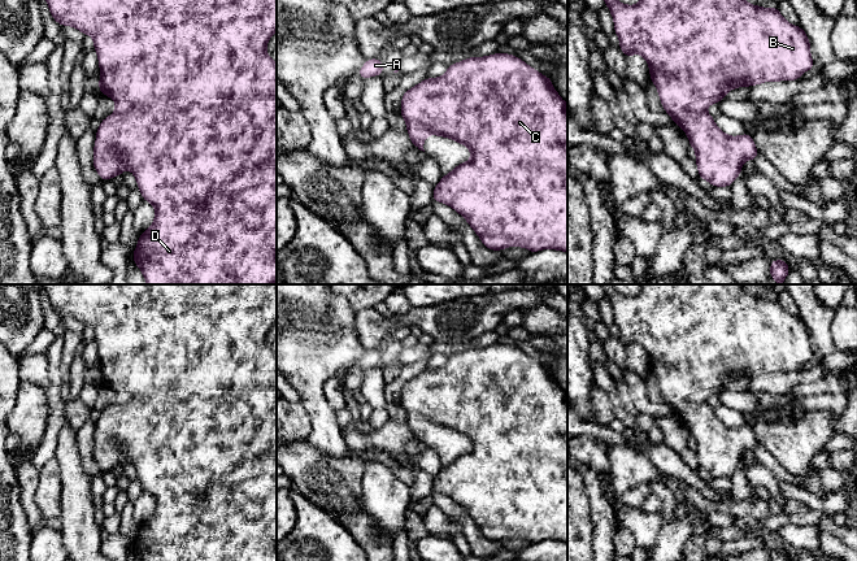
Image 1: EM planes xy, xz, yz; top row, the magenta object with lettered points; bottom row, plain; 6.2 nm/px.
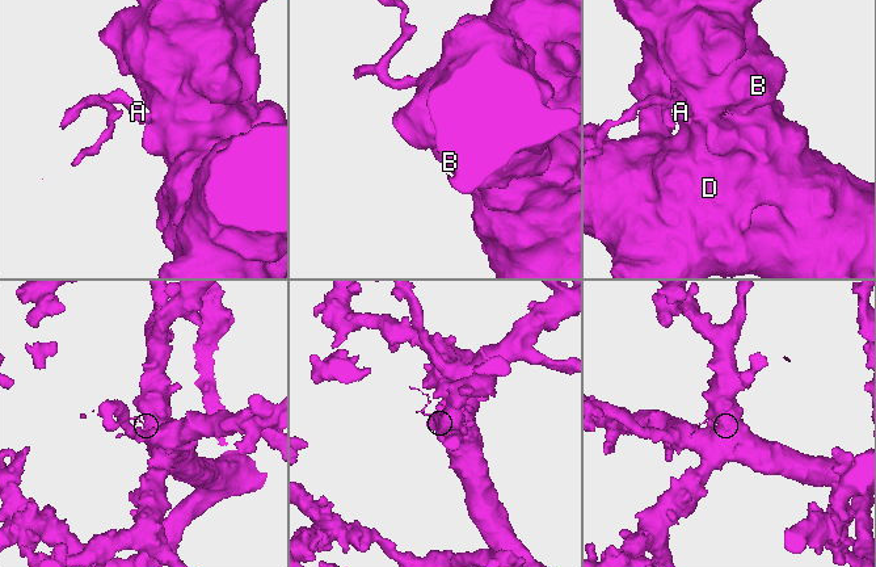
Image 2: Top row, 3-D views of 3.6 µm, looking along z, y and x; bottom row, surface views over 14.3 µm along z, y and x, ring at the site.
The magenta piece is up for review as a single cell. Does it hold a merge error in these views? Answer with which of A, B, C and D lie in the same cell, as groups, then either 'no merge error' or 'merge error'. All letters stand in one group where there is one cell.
A B C D | no merge error

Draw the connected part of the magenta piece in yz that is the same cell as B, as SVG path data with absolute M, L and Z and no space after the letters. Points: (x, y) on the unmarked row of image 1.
M613 284L601 287L612 304L619 340L627 349L639 344L648 353L651 371L657 378L665 403L684 421L691 439L696 443L699 468L712 477L730 478L741 465L741 456L747 451L754 452L758 442L749 425L730 427L718 419L705 399L719 395L730 380L738 378L800 371L801 364L814 360L810 332L804 319L787 313L776 297L761 299L748 295L744 284L641 284L640 292L635 296L619 293Z

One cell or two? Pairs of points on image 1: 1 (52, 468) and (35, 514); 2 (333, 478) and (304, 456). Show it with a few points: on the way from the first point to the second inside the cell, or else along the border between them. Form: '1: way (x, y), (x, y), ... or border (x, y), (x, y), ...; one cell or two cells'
1: border (38, 475), (35, 503), (43, 520); two cells
2: way (326, 478), (310, 462); one cell

